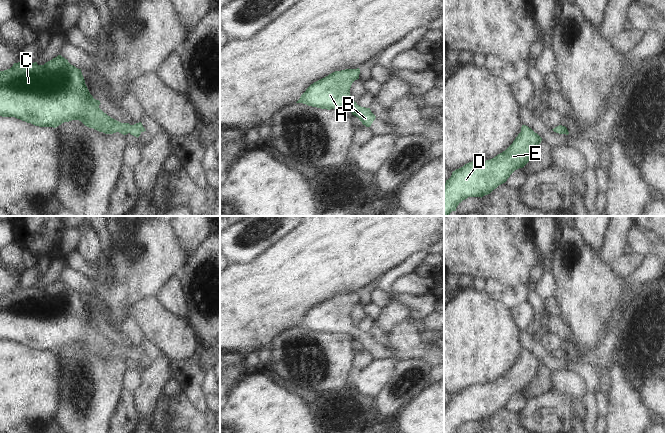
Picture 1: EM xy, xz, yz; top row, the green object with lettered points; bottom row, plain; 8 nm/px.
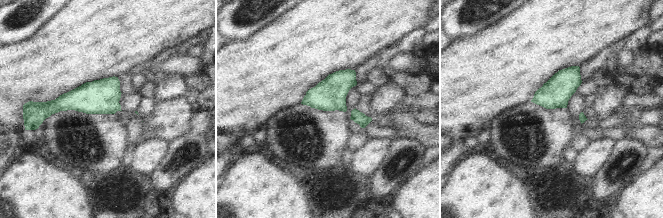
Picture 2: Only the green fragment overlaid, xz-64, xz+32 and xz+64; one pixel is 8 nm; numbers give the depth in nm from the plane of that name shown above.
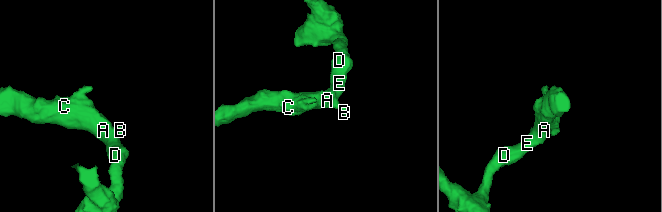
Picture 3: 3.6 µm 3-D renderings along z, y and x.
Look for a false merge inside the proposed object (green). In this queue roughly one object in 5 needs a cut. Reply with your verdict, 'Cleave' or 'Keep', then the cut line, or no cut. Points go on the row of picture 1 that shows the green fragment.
Keep. No split.

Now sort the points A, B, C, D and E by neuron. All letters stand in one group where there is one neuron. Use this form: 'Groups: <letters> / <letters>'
Groups: A B C D E.

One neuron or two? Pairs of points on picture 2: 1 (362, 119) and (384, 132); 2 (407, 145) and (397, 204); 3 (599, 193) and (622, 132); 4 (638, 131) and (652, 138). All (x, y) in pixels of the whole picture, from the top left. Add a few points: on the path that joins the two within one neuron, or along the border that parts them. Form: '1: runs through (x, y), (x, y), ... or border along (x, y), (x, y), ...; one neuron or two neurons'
1: runs through (367, 123), (375, 131), (379, 132); one neuron
2: border along (417, 171), (388, 199); two neurons
3: border along (628, 136), (616, 140); two neurons
4: runs through (641, 132), (649, 135); one neuron

